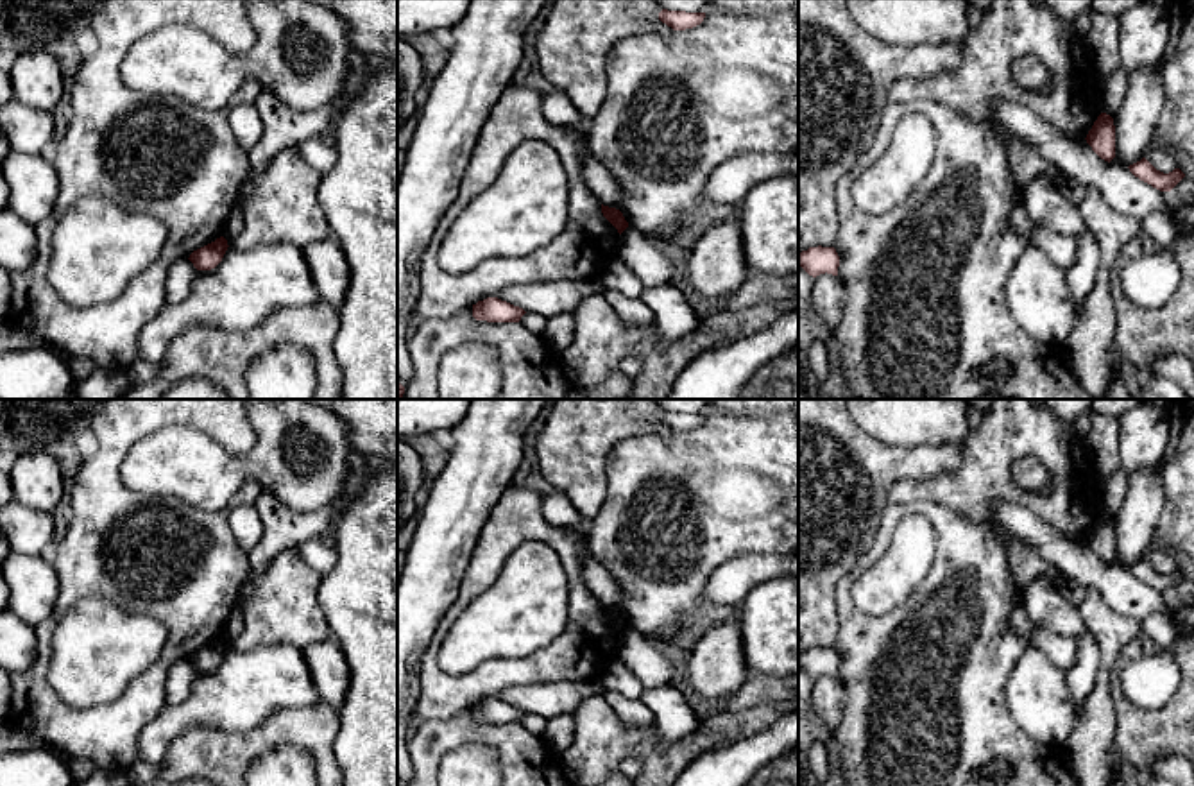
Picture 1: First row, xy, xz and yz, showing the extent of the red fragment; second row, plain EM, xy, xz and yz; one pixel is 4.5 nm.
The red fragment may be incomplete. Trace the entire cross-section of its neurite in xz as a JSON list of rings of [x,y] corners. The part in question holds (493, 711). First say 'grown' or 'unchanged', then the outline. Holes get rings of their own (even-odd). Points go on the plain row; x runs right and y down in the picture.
unchanged; [[[487,698],[473,705],[473,718],[487,723],[519,723],[526,713],[498,698]]]

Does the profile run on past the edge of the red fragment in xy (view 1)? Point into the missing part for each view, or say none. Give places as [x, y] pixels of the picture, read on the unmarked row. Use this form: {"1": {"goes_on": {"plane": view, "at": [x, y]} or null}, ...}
{"1": {"goes_on": null}}

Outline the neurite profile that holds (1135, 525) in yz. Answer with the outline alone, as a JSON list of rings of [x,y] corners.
[[[1160,467],[1139,469],[1130,474],[1130,485],[1122,508],[1112,517],[1115,526],[1117,568],[1140,562],[1147,550],[1158,543],[1156,530],[1165,505],[1165,491]]]

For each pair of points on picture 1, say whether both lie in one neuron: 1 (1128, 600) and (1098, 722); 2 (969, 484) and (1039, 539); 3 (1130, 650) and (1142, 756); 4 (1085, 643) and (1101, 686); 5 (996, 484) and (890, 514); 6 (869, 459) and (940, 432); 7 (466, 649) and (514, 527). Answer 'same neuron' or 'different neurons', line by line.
1: different neurons
2: different neurons
3: same neuron
4: different neurons
5: different neurons
6: different neurons
7: different neurons

